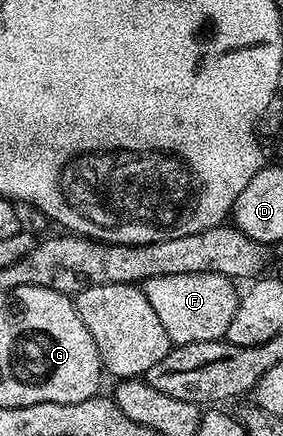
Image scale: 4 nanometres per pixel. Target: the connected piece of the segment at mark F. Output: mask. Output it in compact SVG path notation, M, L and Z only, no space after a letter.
M179 274L178 276L154 276L142 284L150 308L158 315L162 328L173 346L185 346L195 342L218 342L227 335L230 320L234 320L238 301L237 283L221 274Z

